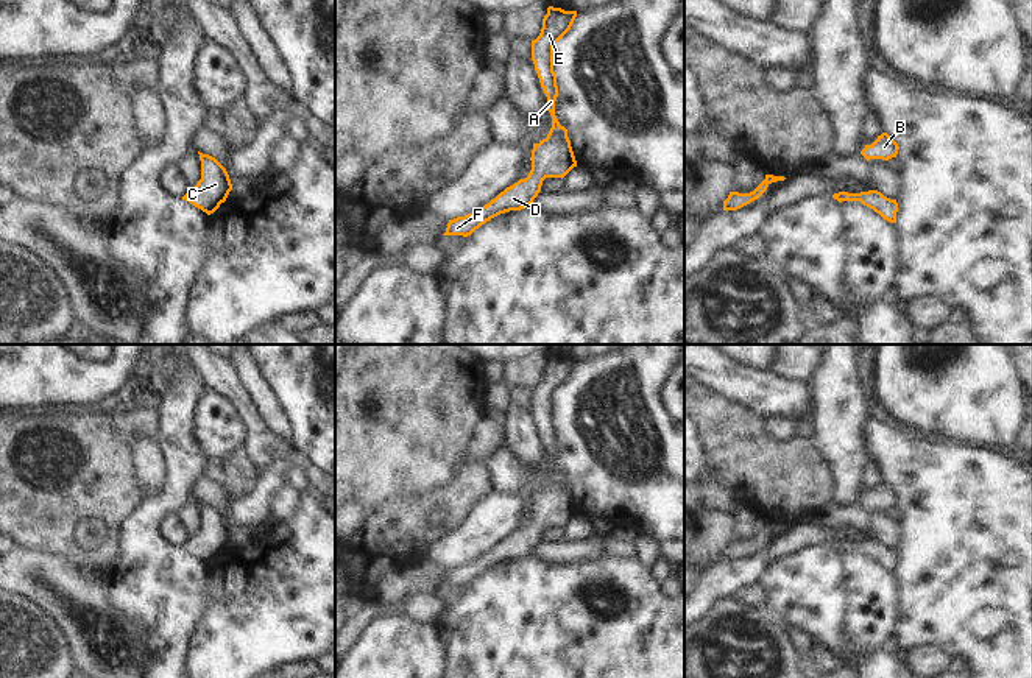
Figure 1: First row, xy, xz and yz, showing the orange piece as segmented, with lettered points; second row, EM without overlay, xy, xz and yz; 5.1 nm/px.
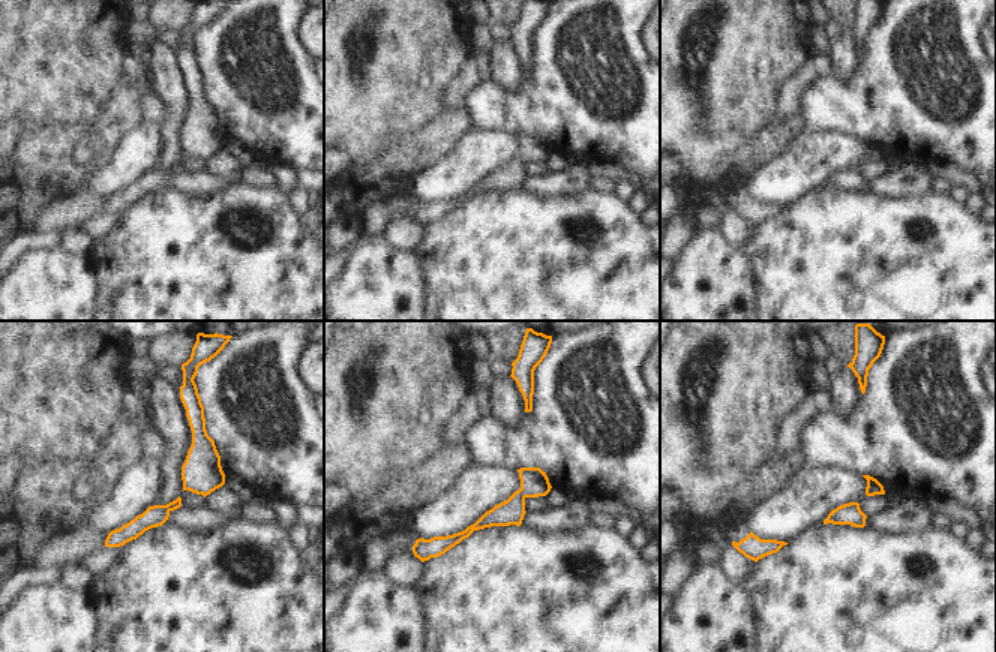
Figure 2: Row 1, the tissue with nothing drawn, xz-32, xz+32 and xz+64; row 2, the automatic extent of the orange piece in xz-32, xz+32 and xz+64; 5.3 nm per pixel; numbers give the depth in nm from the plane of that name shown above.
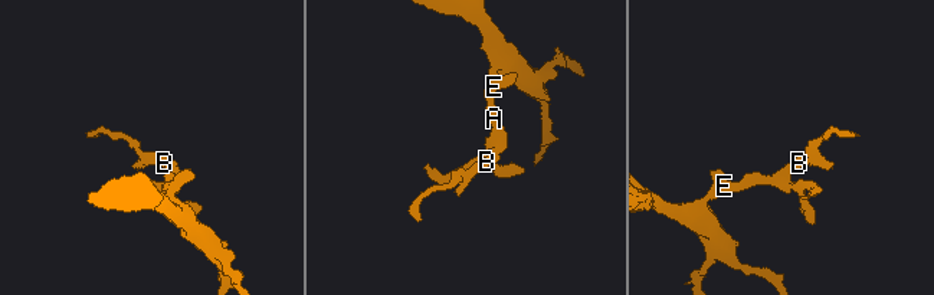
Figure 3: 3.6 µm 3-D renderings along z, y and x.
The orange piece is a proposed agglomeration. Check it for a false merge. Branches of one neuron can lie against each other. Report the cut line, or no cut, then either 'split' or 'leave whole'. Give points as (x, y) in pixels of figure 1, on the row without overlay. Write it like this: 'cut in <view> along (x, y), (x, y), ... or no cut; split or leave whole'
no cut; leave whole

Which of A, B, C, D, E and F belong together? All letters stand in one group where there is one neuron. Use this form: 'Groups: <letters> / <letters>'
Groups: A B C D E F.

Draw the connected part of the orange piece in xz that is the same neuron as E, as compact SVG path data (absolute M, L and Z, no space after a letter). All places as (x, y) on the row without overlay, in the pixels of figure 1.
M549 355L547 363L543 368L541 382L532 390L532 410L547 446L547 460L552 464L552 477L546 488L539 493L533 493L530 507L532 519L528 525L507 536L474 563L449 569L443 584L468 586L500 563L530 556L541 541L546 527L563 528L574 516L577 516L567 478L560 474L555 464L558 435L553 421L553 396L571 379L575 366L577 360L564 360L561 357Z

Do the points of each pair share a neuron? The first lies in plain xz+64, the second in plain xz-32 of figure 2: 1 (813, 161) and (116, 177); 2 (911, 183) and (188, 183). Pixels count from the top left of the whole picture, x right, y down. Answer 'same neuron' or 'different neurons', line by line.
1: same neuron
2: same neuron

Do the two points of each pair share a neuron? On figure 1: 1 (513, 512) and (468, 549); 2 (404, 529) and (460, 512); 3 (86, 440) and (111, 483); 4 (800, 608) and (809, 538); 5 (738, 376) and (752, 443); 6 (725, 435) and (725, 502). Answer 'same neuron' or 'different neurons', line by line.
1: same neuron
2: same neuron
3: same neuron
4: different neurons
5: different neurons
6: different neurons

